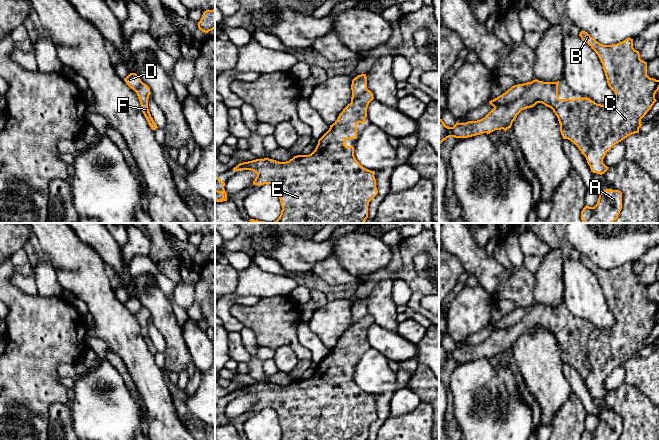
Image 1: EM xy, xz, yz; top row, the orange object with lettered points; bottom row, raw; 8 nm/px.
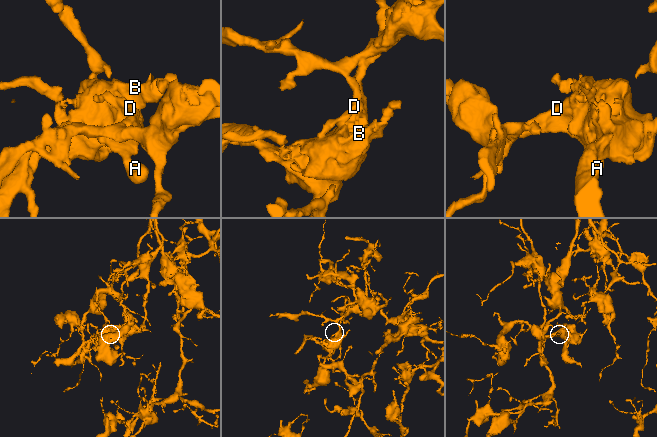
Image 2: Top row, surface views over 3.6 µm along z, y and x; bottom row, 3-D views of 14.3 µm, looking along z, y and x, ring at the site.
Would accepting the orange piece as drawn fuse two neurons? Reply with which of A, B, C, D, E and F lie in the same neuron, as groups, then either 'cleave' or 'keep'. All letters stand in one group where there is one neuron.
A B C E F / D | cleave

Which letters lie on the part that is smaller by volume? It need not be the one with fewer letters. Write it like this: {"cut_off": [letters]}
{"cut_off": ["A", "B", "C", "E", "F"]}

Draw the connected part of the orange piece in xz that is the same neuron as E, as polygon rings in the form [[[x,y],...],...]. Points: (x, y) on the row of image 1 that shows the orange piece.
[[[366,90],[358,99],[348,104],[339,114],[329,130],[318,140],[315,150],[309,155],[297,155],[286,162],[273,159],[256,159],[238,164],[234,171],[251,170],[257,176],[253,185],[272,184],[276,187],[282,206],[279,218],[274,222],[250,219],[252,223],[364,223],[368,218],[369,202],[378,194],[375,171],[360,165],[354,156],[354,147],[346,146],[346,139],[357,139],[357,124],[364,123],[367,108],[374,99],[370,90]]]

